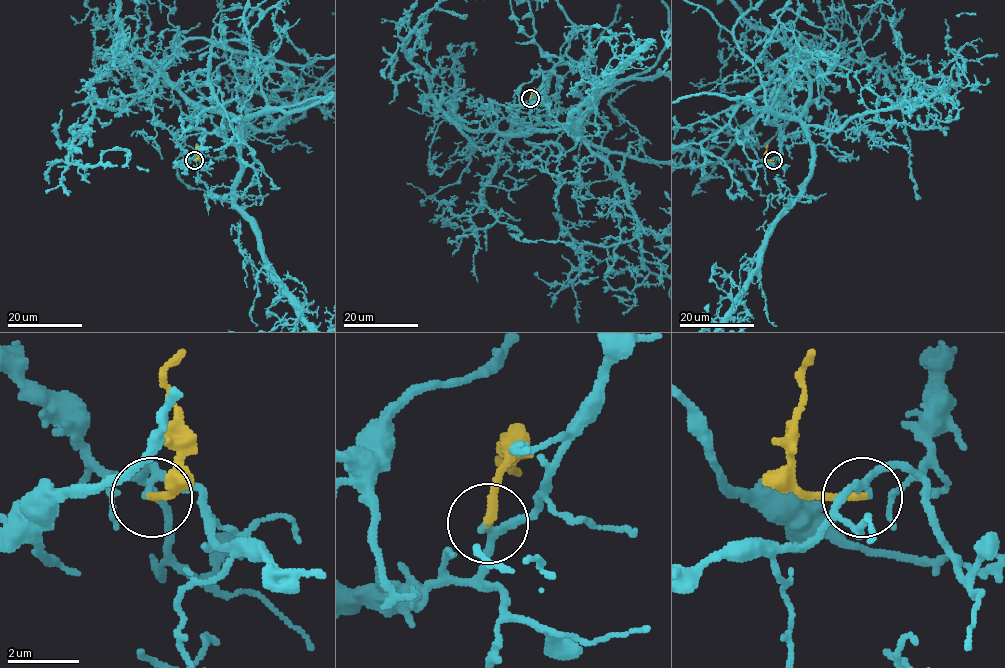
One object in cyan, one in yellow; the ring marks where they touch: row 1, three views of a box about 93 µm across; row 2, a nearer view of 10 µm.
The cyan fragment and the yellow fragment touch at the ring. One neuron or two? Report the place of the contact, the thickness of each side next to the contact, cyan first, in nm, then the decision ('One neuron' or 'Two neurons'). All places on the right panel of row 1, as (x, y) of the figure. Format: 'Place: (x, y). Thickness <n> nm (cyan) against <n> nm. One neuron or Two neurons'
Place: (773, 160). Thickness 160 nm (cyan) against 240 nm. One neuron

